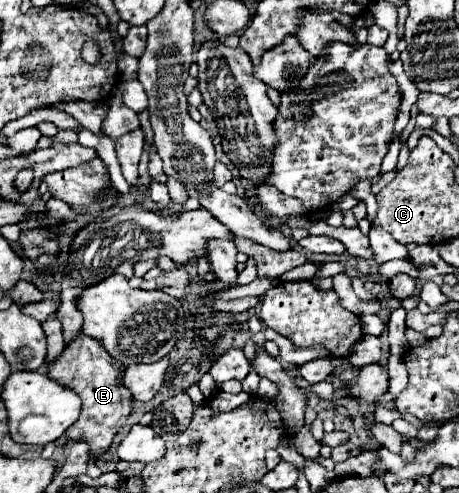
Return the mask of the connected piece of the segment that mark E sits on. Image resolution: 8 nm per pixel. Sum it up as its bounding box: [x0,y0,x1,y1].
[48,334,132,458]

